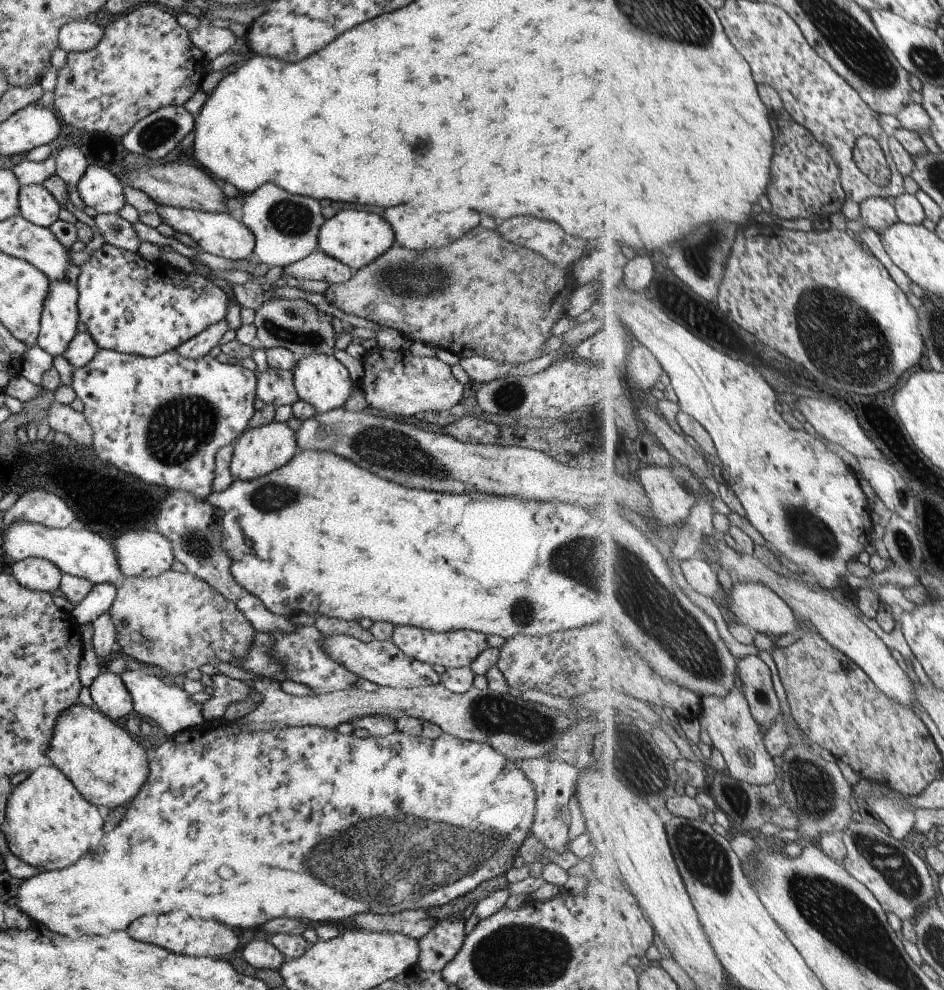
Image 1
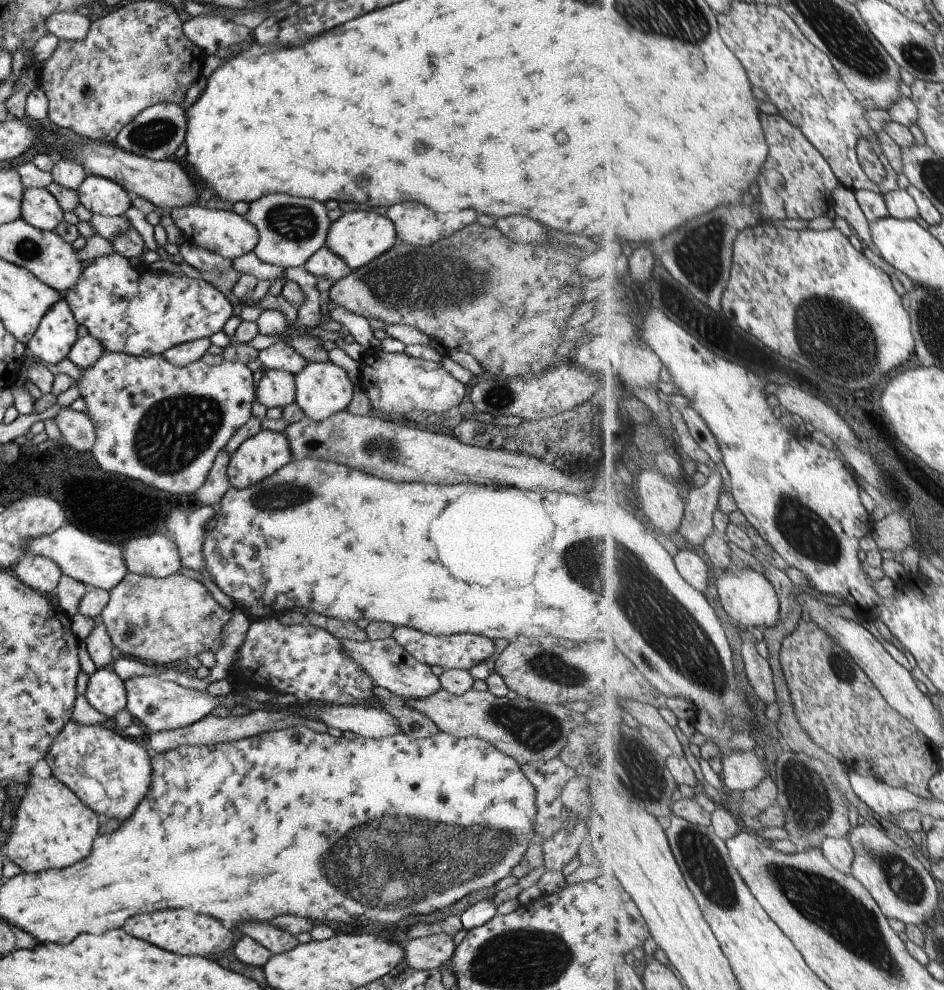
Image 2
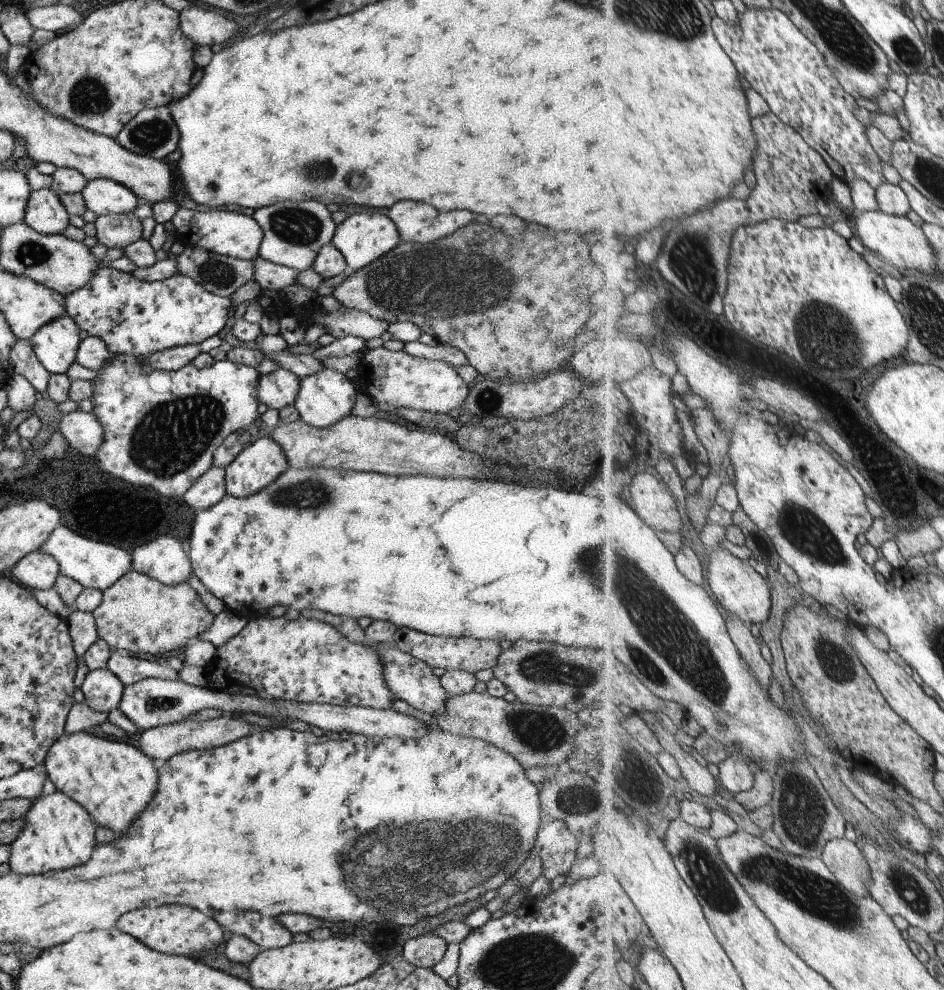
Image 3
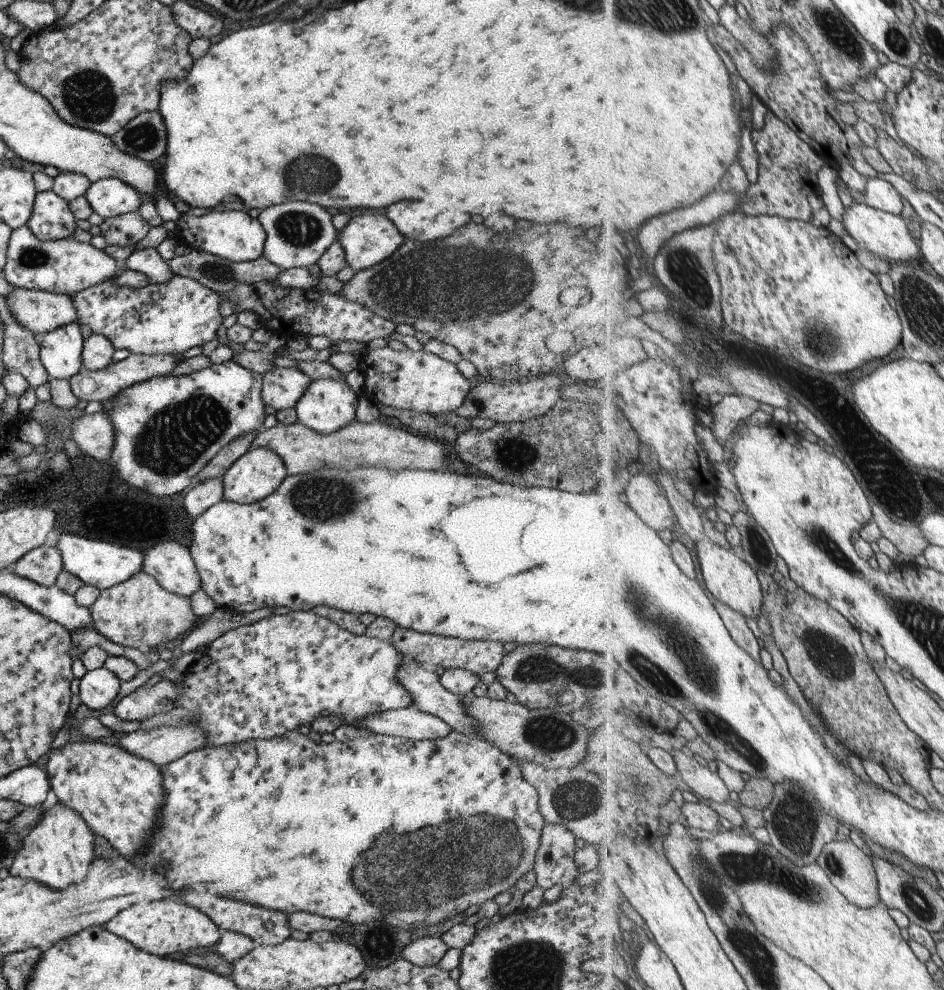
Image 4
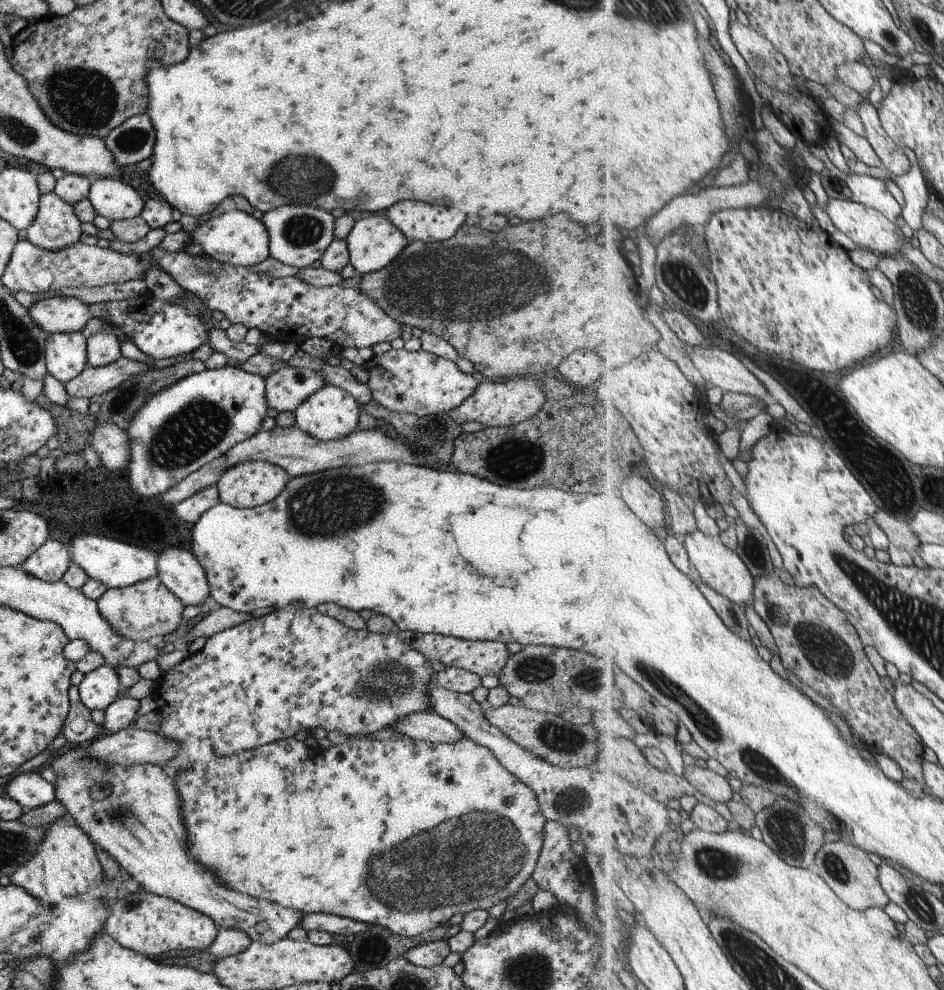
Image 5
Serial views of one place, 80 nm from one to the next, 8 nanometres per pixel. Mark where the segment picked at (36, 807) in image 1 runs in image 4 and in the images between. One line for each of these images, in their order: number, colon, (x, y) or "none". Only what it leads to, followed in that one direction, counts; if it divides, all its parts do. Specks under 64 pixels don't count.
2: (51, 829)
3: (55, 832)
4: (57, 849)

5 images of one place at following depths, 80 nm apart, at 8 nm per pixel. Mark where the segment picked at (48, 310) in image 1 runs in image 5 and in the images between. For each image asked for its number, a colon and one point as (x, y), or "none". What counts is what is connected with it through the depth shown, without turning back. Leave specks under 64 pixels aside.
2: (54, 335)
3: (54, 344)
4: (60, 349)
5: (64, 353)

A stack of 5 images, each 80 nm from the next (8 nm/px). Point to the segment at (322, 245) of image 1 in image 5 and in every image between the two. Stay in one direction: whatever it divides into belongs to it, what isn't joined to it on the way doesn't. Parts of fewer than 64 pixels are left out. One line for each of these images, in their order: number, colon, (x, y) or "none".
2: (356, 237)
3: (360, 238)
4: (366, 239)
5: (373, 242)

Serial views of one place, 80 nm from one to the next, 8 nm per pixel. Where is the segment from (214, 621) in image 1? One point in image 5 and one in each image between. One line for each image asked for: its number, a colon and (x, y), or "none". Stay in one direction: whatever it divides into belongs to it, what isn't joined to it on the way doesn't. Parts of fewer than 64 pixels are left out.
2: (167, 619)
3: (137, 614)
4: (138, 613)
5: (141, 611)

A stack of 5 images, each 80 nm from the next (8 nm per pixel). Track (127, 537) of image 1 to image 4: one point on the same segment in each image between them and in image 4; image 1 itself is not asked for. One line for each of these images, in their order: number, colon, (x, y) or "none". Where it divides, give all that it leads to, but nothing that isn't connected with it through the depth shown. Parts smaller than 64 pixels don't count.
2: (155, 555)
3: (164, 558)
4: (170, 564)

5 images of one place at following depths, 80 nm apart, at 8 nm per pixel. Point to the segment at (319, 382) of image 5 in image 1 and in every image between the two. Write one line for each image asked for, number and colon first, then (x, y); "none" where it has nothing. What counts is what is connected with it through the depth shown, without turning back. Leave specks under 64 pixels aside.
1: (273, 386)
2: (275, 388)
3: (276, 390)
4: (281, 388)

